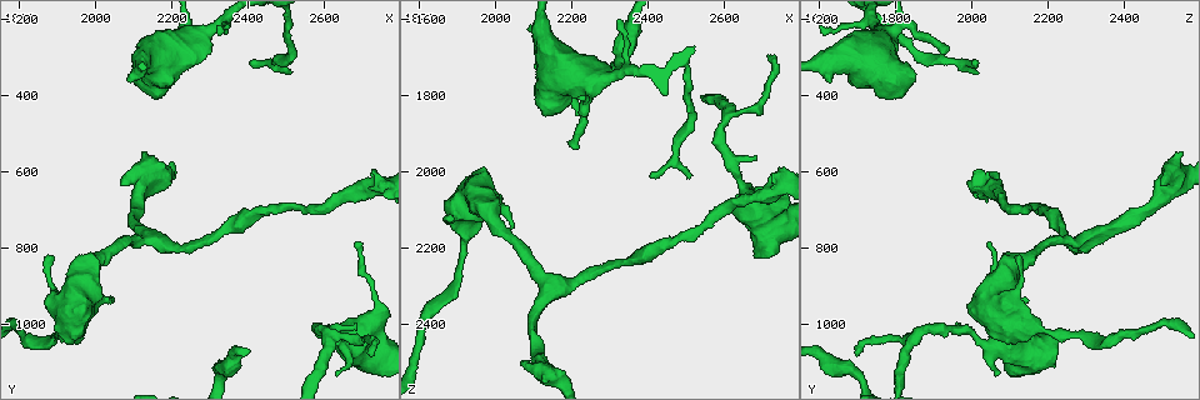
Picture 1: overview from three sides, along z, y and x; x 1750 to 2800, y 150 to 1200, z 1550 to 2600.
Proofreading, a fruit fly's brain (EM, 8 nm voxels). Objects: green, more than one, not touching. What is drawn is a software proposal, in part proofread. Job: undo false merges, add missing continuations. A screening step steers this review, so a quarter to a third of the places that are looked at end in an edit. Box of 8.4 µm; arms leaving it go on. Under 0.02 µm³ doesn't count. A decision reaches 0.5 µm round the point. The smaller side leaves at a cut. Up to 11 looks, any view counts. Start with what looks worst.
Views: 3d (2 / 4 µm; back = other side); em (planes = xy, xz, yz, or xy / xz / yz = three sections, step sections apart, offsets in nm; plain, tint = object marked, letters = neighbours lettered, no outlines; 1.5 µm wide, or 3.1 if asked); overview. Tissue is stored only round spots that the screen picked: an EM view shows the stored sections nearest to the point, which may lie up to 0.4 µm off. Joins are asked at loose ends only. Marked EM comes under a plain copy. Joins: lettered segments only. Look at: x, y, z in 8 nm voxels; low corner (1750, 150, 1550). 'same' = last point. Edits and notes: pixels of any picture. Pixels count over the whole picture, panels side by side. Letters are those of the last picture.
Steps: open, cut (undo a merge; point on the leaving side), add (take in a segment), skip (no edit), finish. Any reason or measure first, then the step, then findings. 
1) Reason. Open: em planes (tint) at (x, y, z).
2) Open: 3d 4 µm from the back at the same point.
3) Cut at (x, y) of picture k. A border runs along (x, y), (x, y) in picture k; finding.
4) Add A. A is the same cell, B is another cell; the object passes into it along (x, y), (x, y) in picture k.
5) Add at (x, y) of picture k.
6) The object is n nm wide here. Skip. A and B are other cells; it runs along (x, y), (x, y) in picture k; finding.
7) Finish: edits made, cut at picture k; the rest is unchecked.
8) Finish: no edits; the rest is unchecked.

Open: em planes (tint) at (2220, 275, 1935).

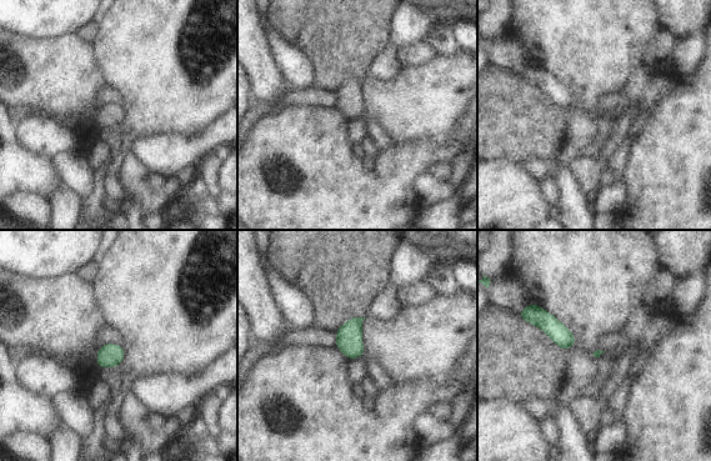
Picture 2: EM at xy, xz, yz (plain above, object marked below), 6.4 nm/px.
Open: em planes (letters) at the same point.

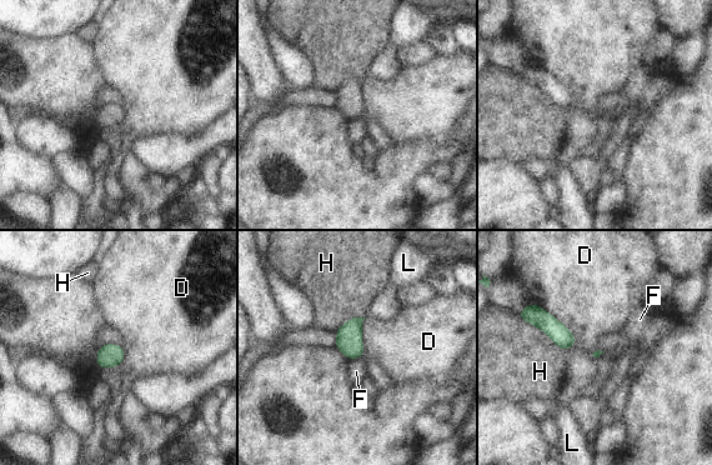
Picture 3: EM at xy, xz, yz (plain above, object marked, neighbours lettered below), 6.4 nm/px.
Skip. D, F, H and L are other cells; a border runs along (534, 303), (557, 318), (577, 343) in picture 3; no lettered segment goes on from it.

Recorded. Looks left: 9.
Branch stops here. Open: em planes (tint) at (2730, 1085, 1705).

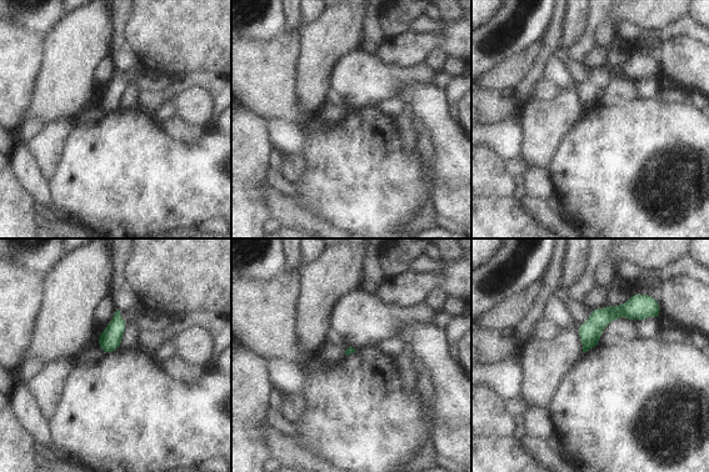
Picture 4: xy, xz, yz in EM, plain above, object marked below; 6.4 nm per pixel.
Open: em planes (letters) at the same point.

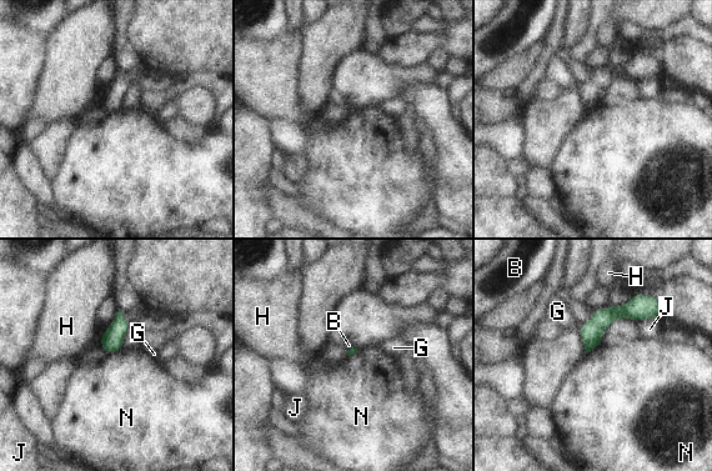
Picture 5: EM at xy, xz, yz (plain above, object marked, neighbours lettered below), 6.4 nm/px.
Skip. B, G, H, J and N are other cells; it runs along (651, 311), (611, 314), (587, 347) in picture 5; none of them fits.

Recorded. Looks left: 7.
Branch stops here. Open: 3d 2 µm at (2625, 1125, 2075).

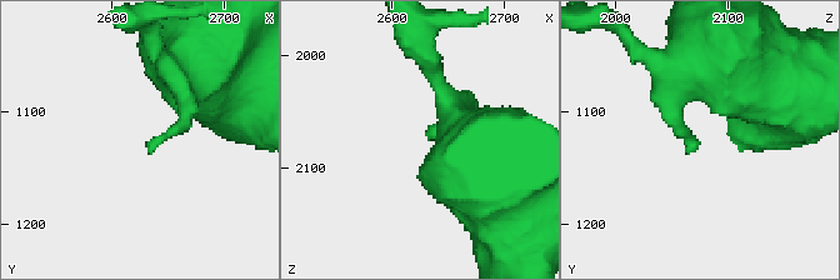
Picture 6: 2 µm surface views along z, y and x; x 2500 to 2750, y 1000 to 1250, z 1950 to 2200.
Shape alone is not enough. Open: em planes (tint) at (2630, 1130, 2070).

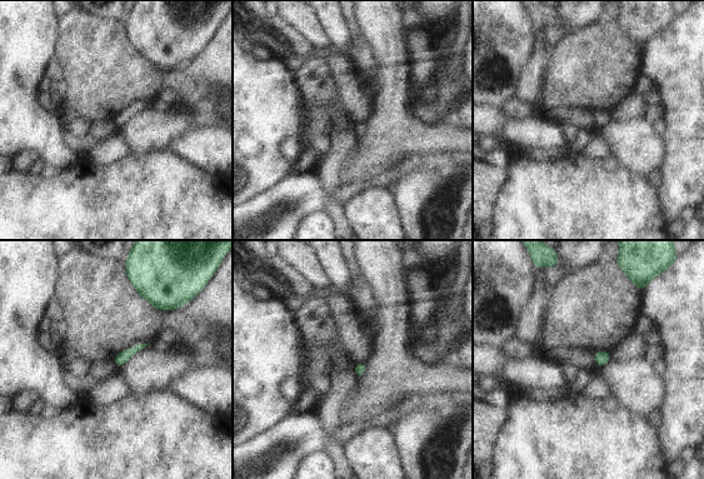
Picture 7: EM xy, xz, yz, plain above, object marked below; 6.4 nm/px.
See the neighbours. Open: em planes (letters) at the same point.

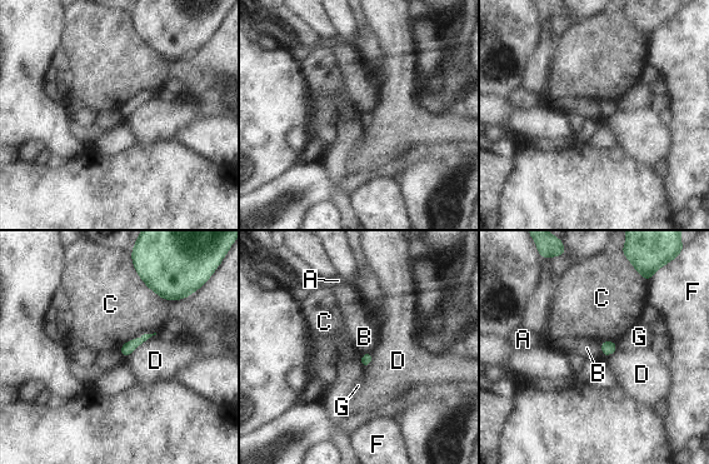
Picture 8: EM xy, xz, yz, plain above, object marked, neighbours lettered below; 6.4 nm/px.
Skip. A, B, C, D, F and G are other cells; a border runs along (133, 265), (161, 298), (188, 297) in picture 8; none of them fits.

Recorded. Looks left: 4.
Sudden change in width. Open: 3d 4 µm at (1920, 1005, 2160).

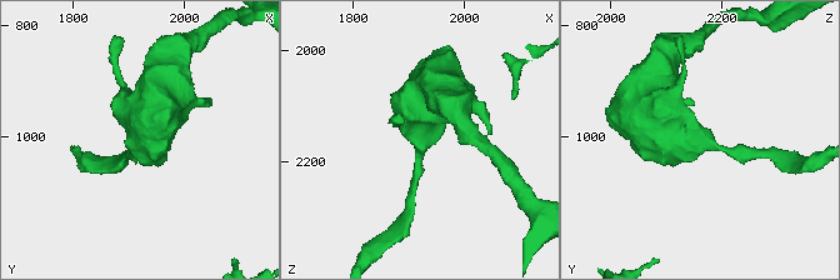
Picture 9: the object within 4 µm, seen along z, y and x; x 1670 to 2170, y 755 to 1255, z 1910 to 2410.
Open: em xy step 8 (tint) at (1930, 1015, 2160).

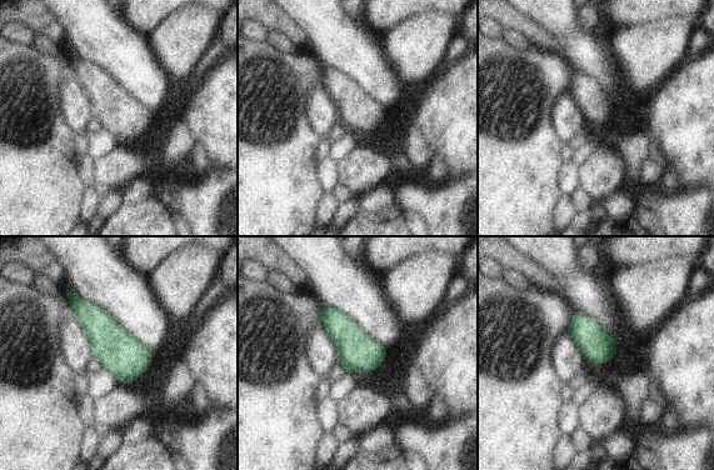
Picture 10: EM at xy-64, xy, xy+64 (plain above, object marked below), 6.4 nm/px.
Open: em planes (letters) at the same point.

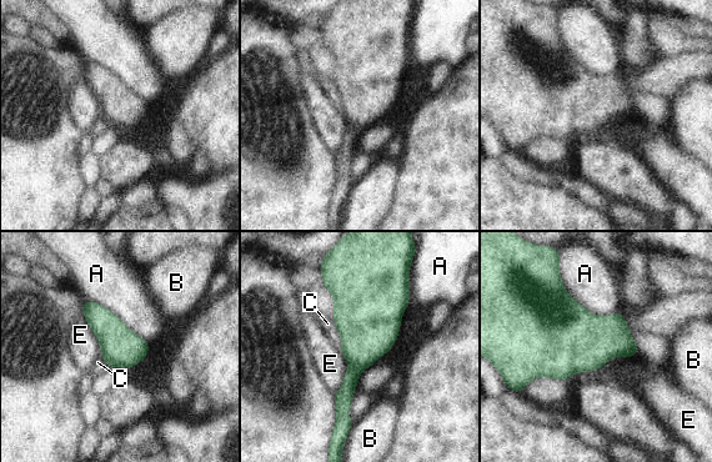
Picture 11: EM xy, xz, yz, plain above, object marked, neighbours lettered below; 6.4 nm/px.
The longest contact is with A, 500 nm. Skip. A, B, C and E are other cells; a border runs along (340, 350), (347, 368), (335, 393) in picture 11; continuous, no second neuron.

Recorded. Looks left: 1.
Finish: no edits; the rest is unchecked.

